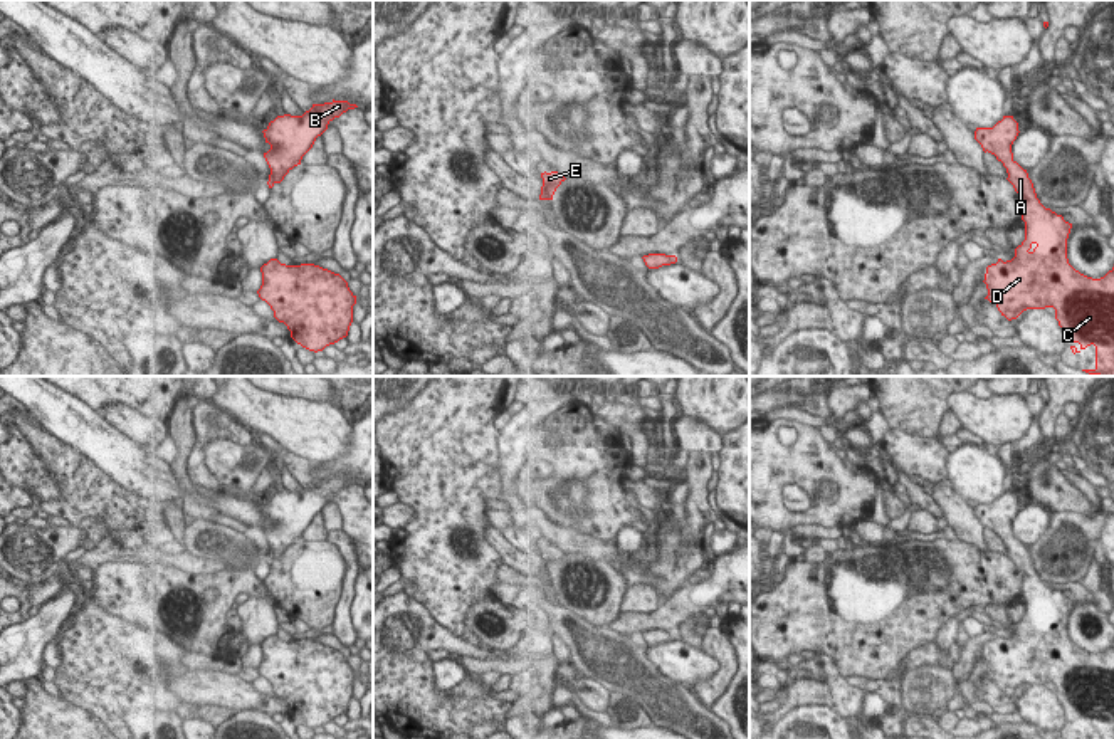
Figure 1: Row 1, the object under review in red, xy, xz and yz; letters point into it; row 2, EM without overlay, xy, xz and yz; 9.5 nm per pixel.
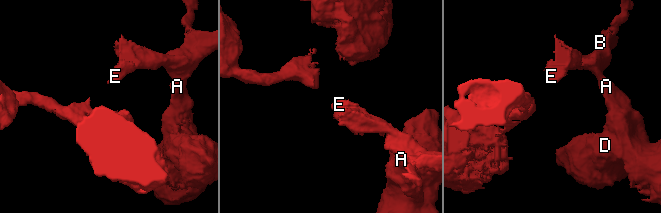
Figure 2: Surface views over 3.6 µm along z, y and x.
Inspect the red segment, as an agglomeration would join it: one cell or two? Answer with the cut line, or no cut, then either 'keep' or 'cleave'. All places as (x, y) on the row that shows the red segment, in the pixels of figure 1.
no cut; keep

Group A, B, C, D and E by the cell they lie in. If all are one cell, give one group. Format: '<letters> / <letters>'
A B C D E

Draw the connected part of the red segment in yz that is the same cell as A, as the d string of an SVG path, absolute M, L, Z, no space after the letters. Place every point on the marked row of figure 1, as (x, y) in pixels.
M1003 116L993 128L976 128L975 139L983 151L996 156L1008 173L1008 181L1022 198L1022 220L1025 222L1025 240L1015 249L1015 257L986 267L985 284L990 302L995 302L1001 316L1017 319L1027 309L1055 309L1055 319L1064 333L1064 341L1070 343L1072 353L1080 353L1087 346L1096 346L1096 368L1082 370L1089 375L1114 376L1114 267L1101 279L1092 279L1075 270L1067 259L1067 238L1072 223L1065 222L1037 198L1032 180L1012 153L1012 144L1018 136L1018 123L1013 116Z

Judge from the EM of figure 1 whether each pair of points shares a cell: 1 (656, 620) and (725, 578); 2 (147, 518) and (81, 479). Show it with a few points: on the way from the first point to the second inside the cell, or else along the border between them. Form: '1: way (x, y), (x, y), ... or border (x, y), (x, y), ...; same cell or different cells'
1: way (672, 612), (689, 600), (708, 595); same cell
2: way (130, 511), (111, 509), (98, 496); same cell

